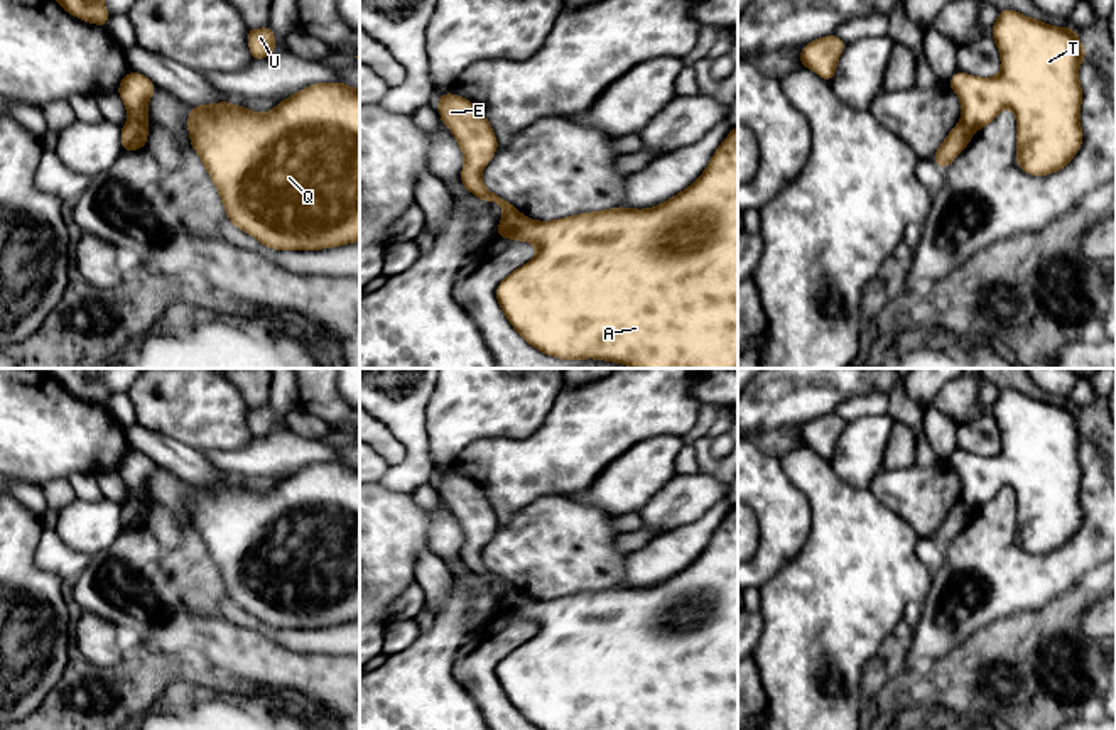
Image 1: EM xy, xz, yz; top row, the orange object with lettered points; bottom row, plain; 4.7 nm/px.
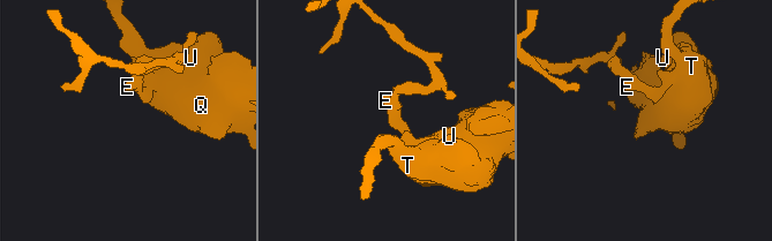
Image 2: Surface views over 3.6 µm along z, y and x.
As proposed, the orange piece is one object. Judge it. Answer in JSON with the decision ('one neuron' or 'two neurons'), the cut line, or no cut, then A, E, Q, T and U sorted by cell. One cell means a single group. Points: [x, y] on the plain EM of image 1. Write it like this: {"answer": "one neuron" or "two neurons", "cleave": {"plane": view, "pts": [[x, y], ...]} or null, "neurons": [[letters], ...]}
{"answer": "two neurons", "cleave": {"plane": "xz", "pts": [[520, 593], [502, 600]]}, "neurons": [["A", "Q", "T", "U"], ["E"]]}

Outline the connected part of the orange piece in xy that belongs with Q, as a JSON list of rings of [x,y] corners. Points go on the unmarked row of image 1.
[[[316,461],[282,478],[274,488],[257,492],[228,480],[192,485],[187,495],[191,526],[199,532],[216,563],[228,598],[274,629],[321,629],[360,620],[360,470],[344,461]]]

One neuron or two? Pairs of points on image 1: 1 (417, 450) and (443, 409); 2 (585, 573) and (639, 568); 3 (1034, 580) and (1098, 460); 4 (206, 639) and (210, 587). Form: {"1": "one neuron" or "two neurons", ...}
{"1": "two neurons", "2": "two neurons", "3": "one neuron", "4": "two neurons"}

